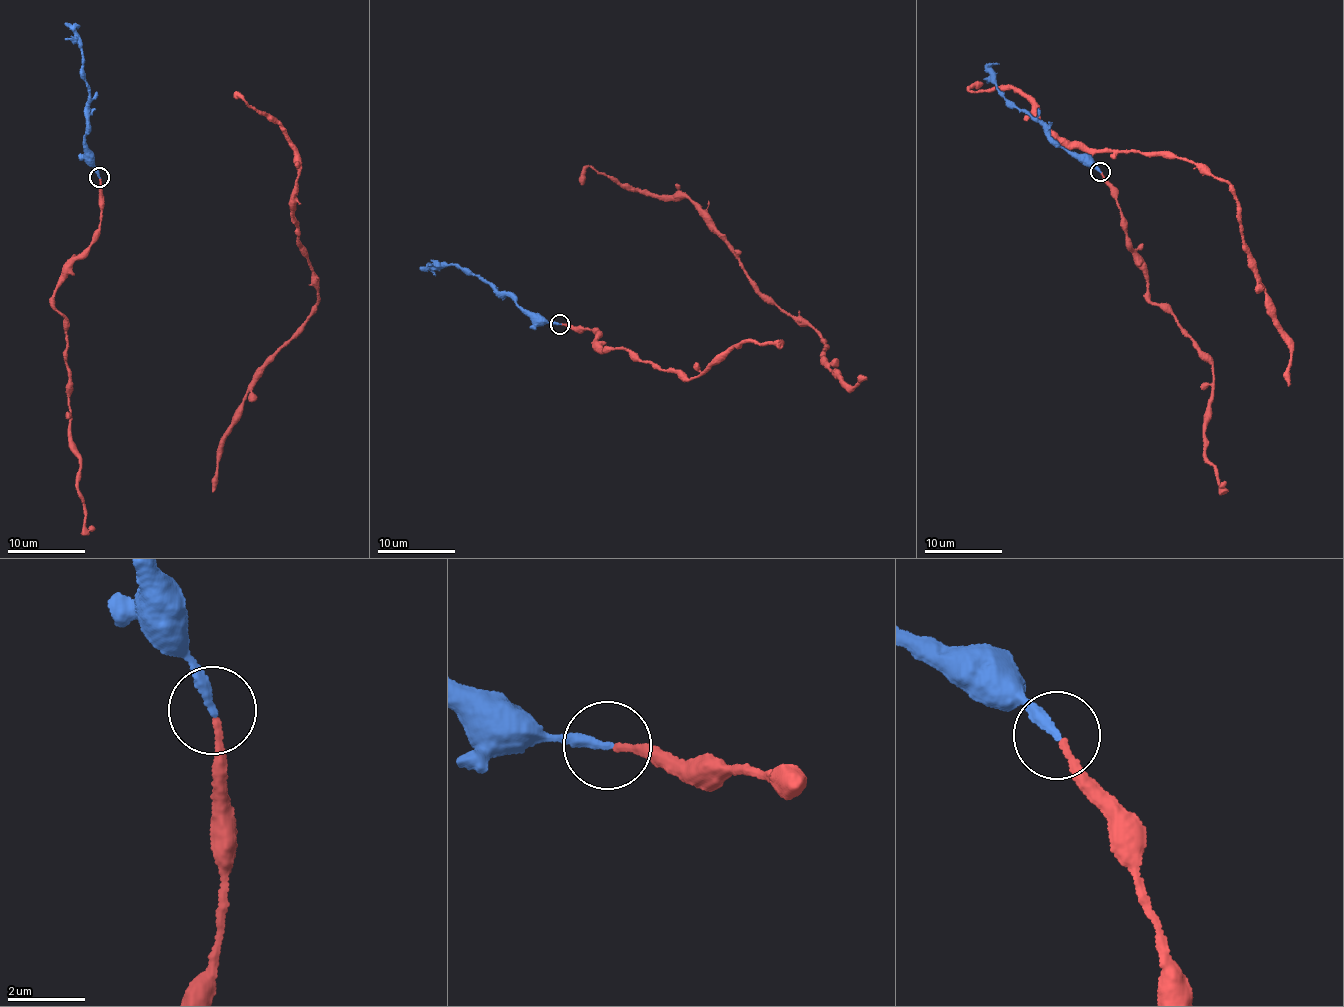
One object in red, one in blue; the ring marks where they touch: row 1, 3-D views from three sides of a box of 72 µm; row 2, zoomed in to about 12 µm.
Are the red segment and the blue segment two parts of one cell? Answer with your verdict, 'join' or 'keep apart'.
join

